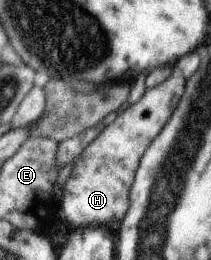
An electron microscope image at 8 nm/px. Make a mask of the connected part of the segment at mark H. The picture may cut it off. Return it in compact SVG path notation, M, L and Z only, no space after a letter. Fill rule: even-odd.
M178 71L157 86L148 88L142 97L122 112L75 160L75 166L63 187L62 212L76 228L105 226L117 228L131 206L131 189L142 159L168 123L185 90L187 79Z

